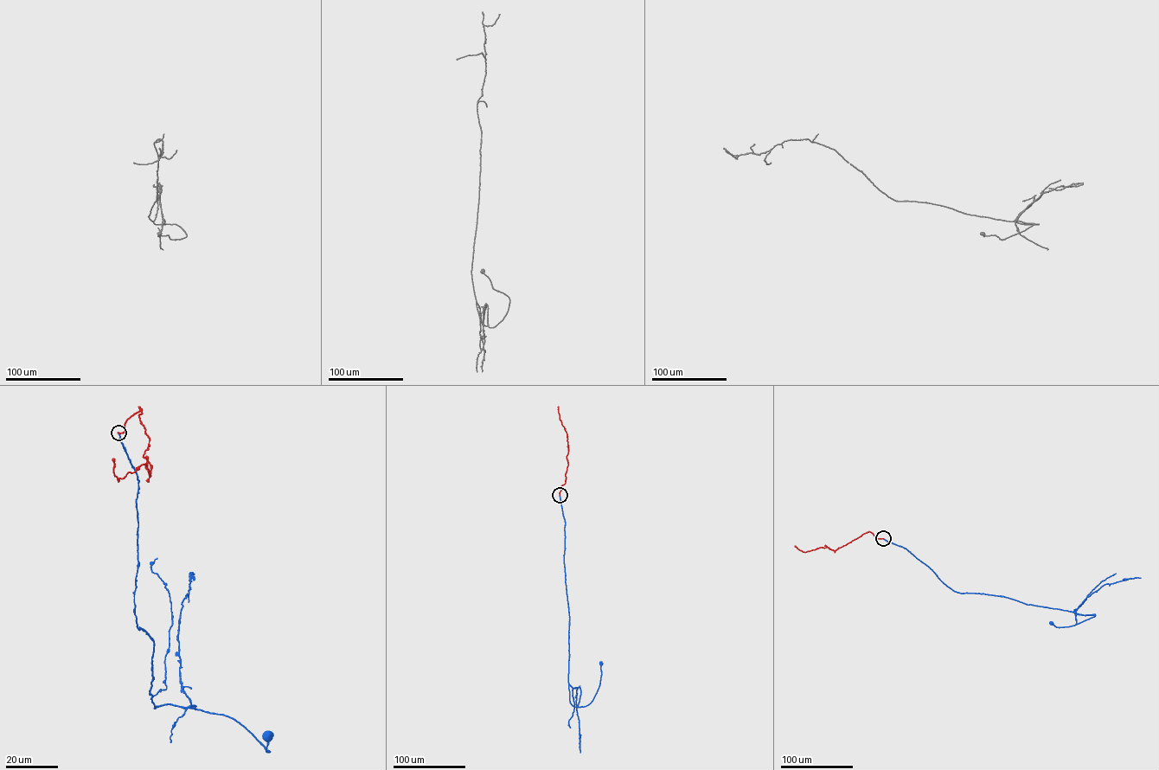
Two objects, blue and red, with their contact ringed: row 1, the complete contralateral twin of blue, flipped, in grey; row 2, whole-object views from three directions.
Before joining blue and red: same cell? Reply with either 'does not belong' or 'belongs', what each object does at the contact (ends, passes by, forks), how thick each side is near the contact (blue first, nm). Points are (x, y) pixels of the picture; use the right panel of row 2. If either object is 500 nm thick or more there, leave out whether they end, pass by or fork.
belongs; blue ends; red ends; calibres 240 and 200 nm

